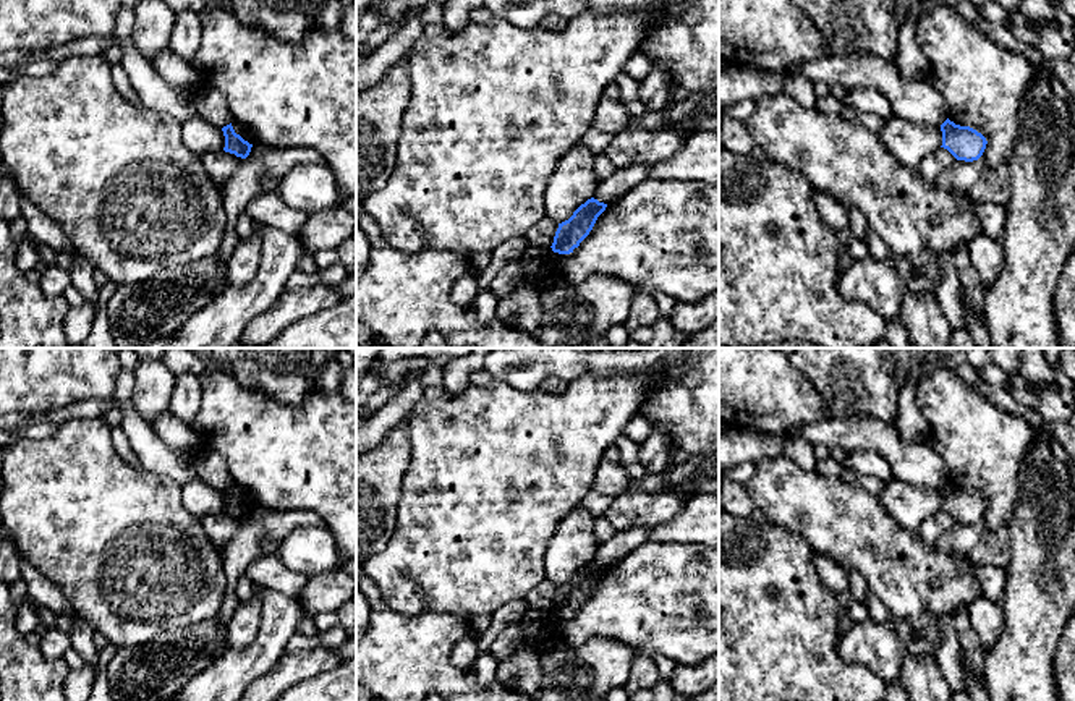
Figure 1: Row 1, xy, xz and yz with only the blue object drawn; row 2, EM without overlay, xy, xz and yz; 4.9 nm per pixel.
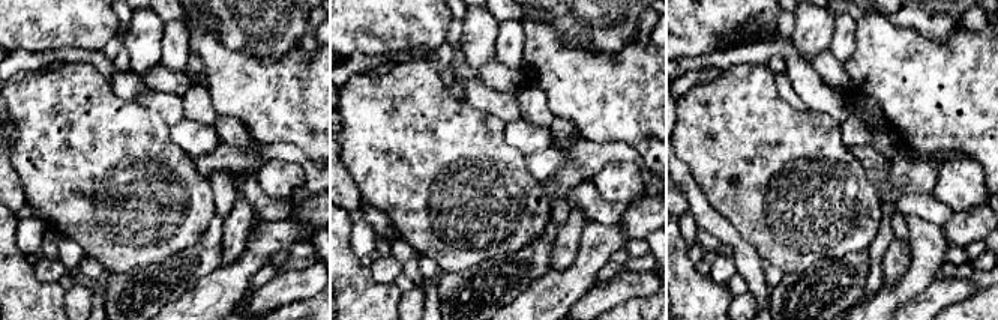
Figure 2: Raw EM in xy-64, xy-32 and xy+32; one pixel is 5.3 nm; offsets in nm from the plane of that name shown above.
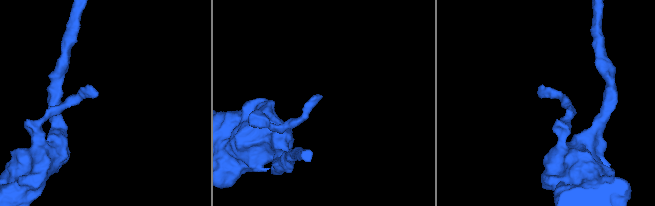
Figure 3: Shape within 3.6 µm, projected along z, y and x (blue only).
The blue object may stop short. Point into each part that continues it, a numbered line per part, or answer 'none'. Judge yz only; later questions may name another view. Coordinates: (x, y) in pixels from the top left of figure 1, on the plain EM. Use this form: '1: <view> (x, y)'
none

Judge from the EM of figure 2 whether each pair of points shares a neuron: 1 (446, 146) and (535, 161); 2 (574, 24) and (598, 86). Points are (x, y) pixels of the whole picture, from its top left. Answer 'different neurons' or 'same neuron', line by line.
1: different neurons
2: different neurons

